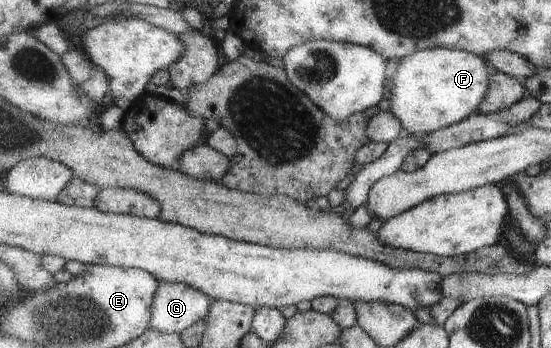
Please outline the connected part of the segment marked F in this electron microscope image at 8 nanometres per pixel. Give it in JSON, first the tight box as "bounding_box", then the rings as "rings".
{"bounding_box":[389,47,491,135],"rings":[[[432,47],[421,51],[413,52],[410,56],[404,57],[399,63],[397,63],[391,70],[389,76],[390,82],[390,96],[389,102],[391,103],[391,112],[394,113],[402,122],[403,128],[406,132],[414,133],[417,135],[427,135],[438,131],[441,128],[449,127],[450,125],[456,124],[465,118],[468,118],[471,114],[479,112],[480,103],[486,99],[487,94],[491,88],[491,74],[488,74],[490,70],[491,62],[487,60],[486,55],[480,55],[478,53],[471,53],[462,49],[451,49],[446,47]]]}

